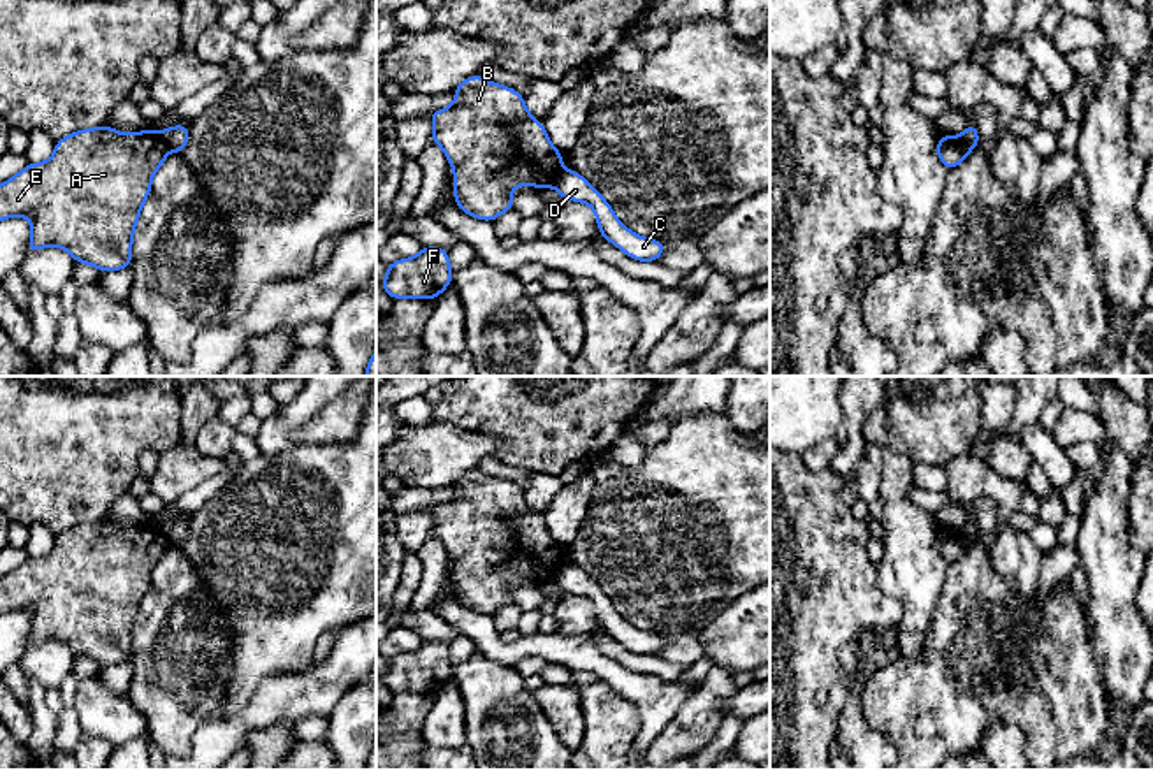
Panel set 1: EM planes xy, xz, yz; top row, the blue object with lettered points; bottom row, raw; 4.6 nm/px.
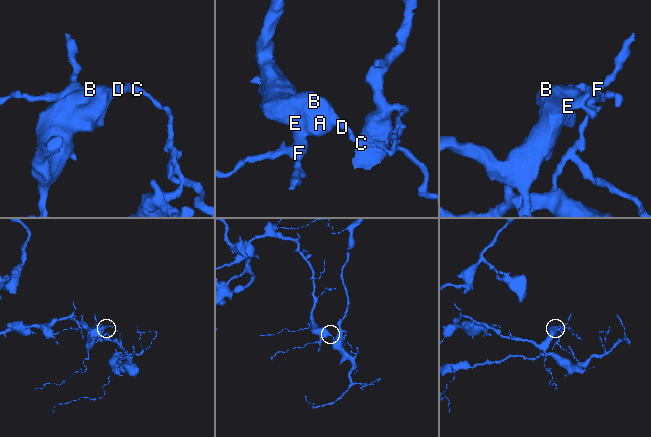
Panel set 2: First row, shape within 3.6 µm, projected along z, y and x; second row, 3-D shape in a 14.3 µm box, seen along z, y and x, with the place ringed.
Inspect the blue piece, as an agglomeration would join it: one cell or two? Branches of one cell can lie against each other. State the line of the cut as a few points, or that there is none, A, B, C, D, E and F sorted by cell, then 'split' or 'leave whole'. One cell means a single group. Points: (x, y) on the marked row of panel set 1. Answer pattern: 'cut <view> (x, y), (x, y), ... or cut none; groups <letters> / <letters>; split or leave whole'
cut xy (159, 134), (169, 150); groups A B E F / C D; split

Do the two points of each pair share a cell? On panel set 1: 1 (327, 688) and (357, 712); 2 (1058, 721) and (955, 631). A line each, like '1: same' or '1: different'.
1: different
2: same

